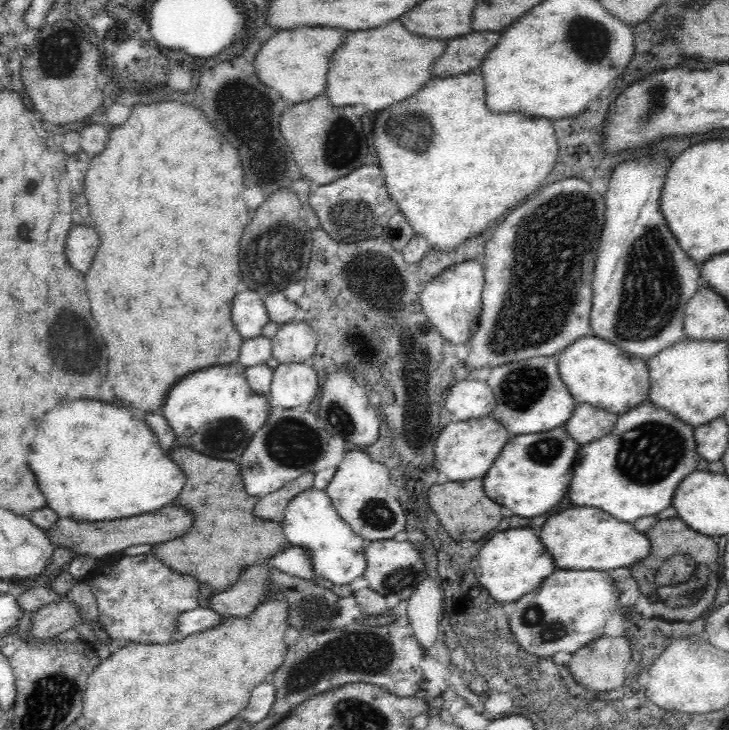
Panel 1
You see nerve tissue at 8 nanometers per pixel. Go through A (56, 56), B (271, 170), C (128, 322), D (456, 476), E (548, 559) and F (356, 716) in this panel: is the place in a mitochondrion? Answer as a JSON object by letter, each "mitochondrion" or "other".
{"A":"mitochondrion","B":"other","C":"other","D":"other","E":"other","F":"mitochondrion"}

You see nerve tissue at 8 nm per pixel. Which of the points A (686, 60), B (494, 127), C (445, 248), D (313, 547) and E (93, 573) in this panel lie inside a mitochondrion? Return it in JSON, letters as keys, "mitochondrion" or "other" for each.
{"A":"other","B":"other","C":"other","D":"other","E":"other"}

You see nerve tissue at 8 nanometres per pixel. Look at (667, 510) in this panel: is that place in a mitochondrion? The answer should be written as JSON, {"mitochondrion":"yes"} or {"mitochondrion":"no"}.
{"mitochondrion":"no"}

